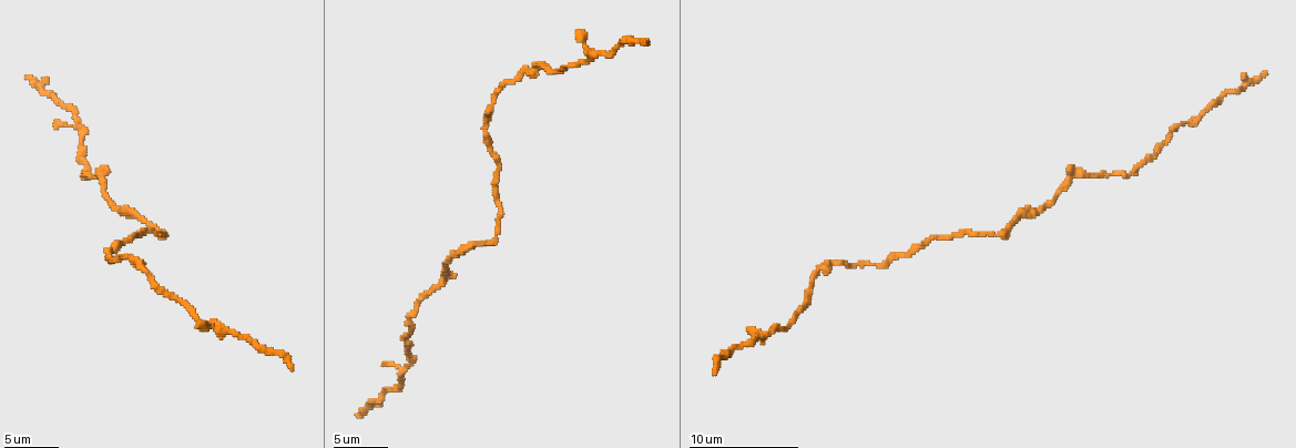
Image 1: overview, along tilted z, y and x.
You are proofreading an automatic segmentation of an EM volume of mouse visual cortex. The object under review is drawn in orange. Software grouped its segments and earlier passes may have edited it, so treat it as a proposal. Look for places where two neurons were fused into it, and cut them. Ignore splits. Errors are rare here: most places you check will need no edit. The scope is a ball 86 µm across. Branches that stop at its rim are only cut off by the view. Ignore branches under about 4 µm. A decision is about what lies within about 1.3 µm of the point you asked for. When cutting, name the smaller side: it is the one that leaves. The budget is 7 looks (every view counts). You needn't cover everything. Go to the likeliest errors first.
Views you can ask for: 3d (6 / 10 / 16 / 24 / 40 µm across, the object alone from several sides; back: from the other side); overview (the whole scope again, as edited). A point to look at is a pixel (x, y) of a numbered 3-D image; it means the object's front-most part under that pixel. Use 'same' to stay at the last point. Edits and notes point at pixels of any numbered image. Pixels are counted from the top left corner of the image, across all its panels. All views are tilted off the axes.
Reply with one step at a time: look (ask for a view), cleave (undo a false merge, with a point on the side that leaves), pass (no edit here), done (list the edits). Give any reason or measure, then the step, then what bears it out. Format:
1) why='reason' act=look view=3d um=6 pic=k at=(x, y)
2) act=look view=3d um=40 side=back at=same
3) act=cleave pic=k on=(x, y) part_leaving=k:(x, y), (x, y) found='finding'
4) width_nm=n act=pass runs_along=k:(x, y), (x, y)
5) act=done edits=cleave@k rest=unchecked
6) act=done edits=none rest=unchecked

why='side arm on a straight run' act=look view=3d um=10 pic=1 at=(1184, 124)

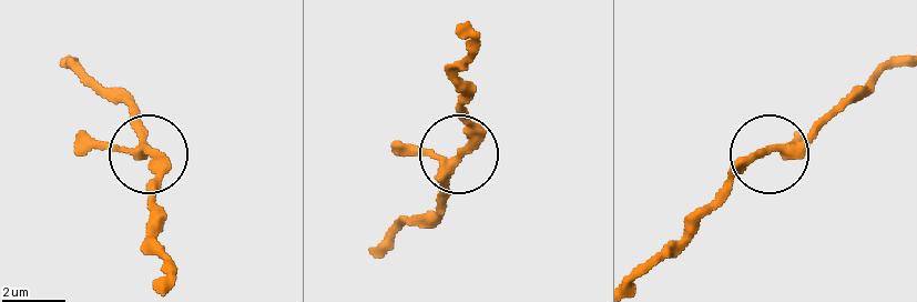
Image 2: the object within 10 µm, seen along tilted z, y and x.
width_nm=210 act=pass runs_along=2:(640, 267), (672, 243), (743, 163), (858, 100) found='continuous, no second neuron'

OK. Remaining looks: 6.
why='narrows sharply' act=look view=3d um=10 pic=1 at=(564, 65)

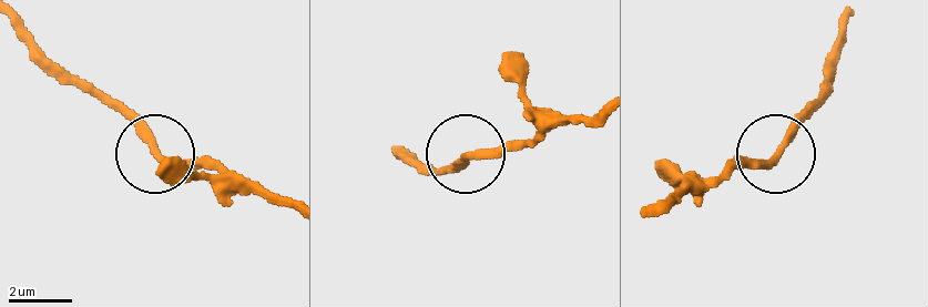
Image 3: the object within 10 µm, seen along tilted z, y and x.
width_nm=240 act=pass runs_along=3:(845, 24), (787, 147), (757, 162), (735, 161) found='all the same neuron'

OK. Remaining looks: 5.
act=look view=3d um=16 pic=1 at=(150, 232)

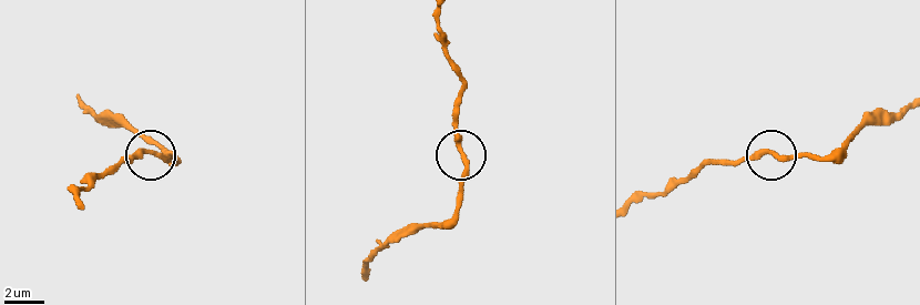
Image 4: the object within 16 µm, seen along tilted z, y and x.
side_arm_um=40 act=pass found='continuous, no second neuron'

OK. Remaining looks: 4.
act=done edits=none rest=unchecked

